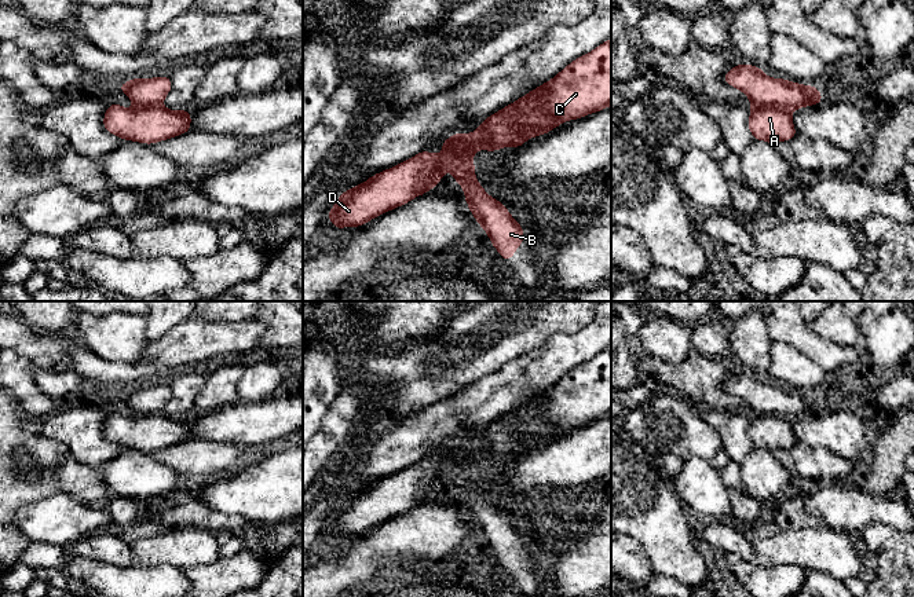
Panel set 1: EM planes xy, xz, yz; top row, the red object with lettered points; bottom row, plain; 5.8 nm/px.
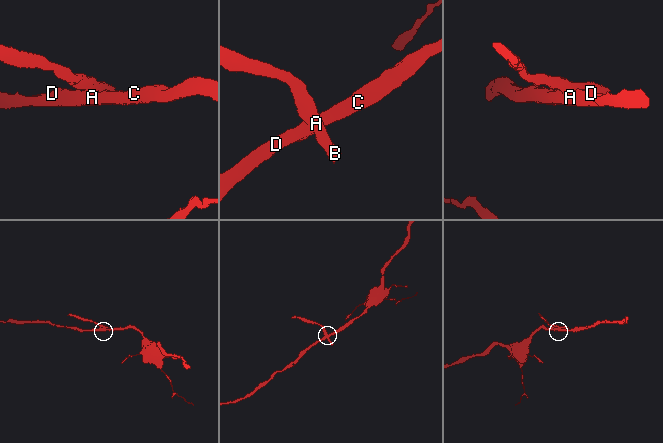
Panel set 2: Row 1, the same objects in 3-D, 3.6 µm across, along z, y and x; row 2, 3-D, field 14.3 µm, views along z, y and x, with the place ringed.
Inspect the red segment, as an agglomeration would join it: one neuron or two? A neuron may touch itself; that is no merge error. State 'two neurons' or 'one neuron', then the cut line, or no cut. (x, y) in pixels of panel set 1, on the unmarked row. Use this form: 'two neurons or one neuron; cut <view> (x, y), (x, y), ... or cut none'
two neurons; cut yz (752, 413), (781, 414), (790, 420)

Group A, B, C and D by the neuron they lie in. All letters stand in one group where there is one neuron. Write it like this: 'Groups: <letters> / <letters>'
Groups: A C D / B

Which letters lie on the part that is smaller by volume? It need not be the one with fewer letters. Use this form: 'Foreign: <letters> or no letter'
Foreign: B

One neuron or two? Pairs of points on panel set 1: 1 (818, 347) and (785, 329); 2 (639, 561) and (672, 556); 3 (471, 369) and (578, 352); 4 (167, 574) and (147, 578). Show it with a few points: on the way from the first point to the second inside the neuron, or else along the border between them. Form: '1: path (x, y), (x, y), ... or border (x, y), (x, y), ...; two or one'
1: path (810, 343), (793, 329); one
2: border (628, 535), (644, 549), (657, 572); two
3: border (497, 370), (468, 385); two
4: path (163, 578), (152, 578); one

